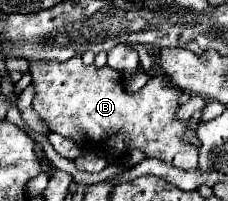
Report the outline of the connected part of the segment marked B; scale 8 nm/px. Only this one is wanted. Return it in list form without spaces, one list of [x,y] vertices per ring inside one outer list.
[[[76,55],[70,61],[28,61],[30,73],[32,73],[32,85],[36,87],[34,93],[34,111],[40,115],[42,121],[50,127],[52,133],[66,135],[78,143],[100,143],[102,151],[117,158],[128,155],[130,149],[144,151],[146,157],[160,159],[164,163],[170,163],[180,169],[196,169],[198,165],[198,149],[184,141],[184,133],[188,129],[190,121],[180,121],[176,117],[176,109],[180,107],[180,89],[176,85],[170,85],[166,75],[152,77],[142,87],[142,97],[132,97],[126,93],[122,83],[122,73],[112,69],[112,75],[104,75],[108,67],[96,67],[96,65],[84,65],[82,57]]]

